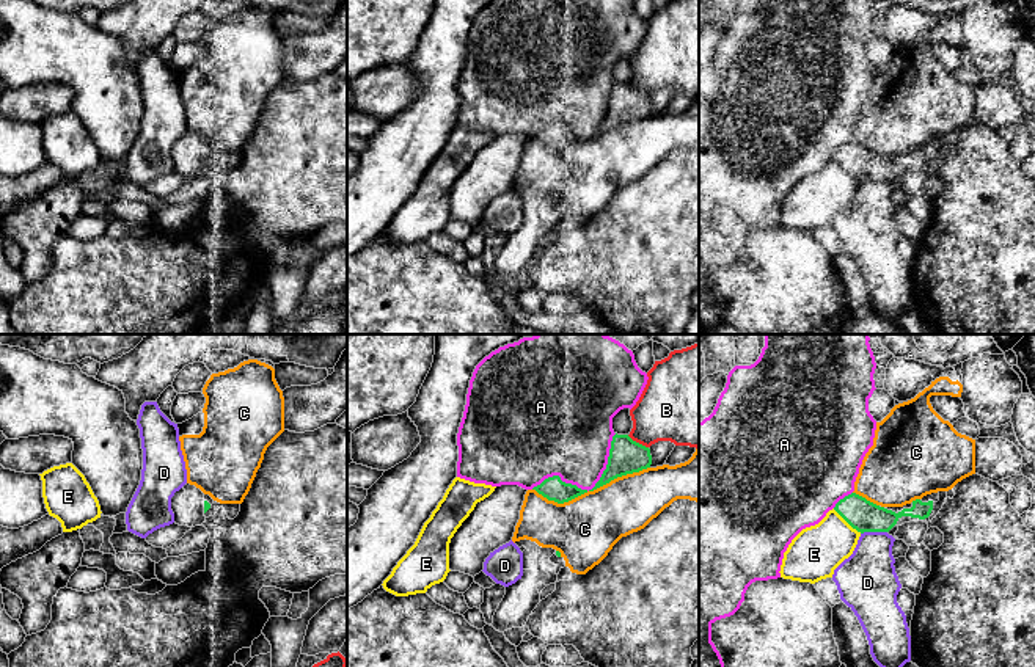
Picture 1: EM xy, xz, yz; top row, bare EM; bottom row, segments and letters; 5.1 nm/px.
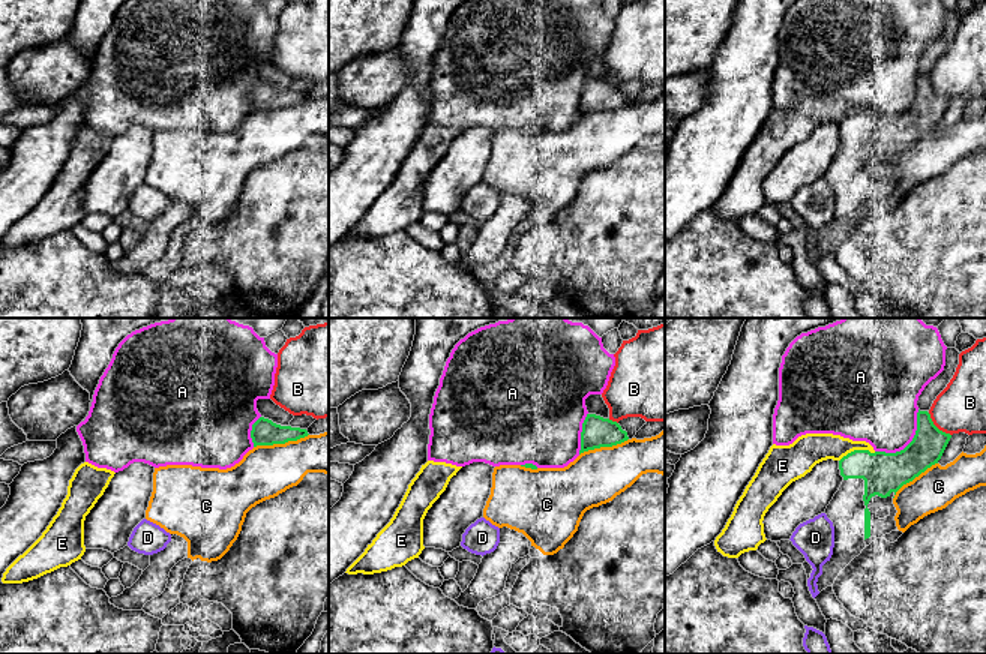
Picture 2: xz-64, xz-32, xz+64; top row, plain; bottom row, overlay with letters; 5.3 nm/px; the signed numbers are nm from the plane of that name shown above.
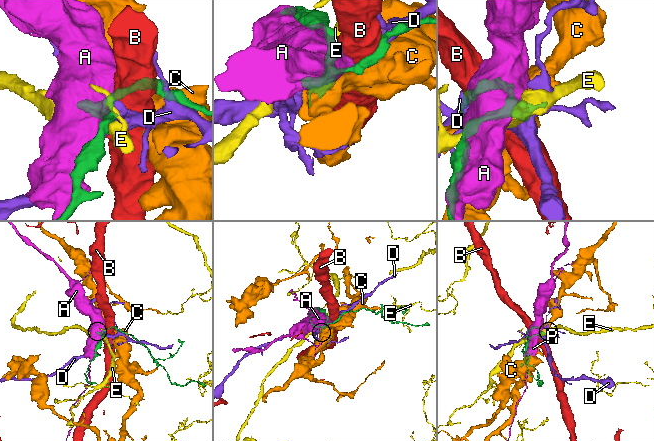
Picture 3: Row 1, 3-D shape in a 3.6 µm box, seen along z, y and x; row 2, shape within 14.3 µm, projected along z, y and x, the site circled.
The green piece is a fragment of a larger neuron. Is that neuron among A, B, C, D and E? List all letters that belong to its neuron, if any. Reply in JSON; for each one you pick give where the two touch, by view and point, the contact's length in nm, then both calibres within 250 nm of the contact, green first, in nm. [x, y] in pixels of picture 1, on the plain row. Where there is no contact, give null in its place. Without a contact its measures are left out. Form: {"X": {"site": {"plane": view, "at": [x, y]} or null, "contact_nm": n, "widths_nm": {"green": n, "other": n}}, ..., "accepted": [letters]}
{"accepted": []}

